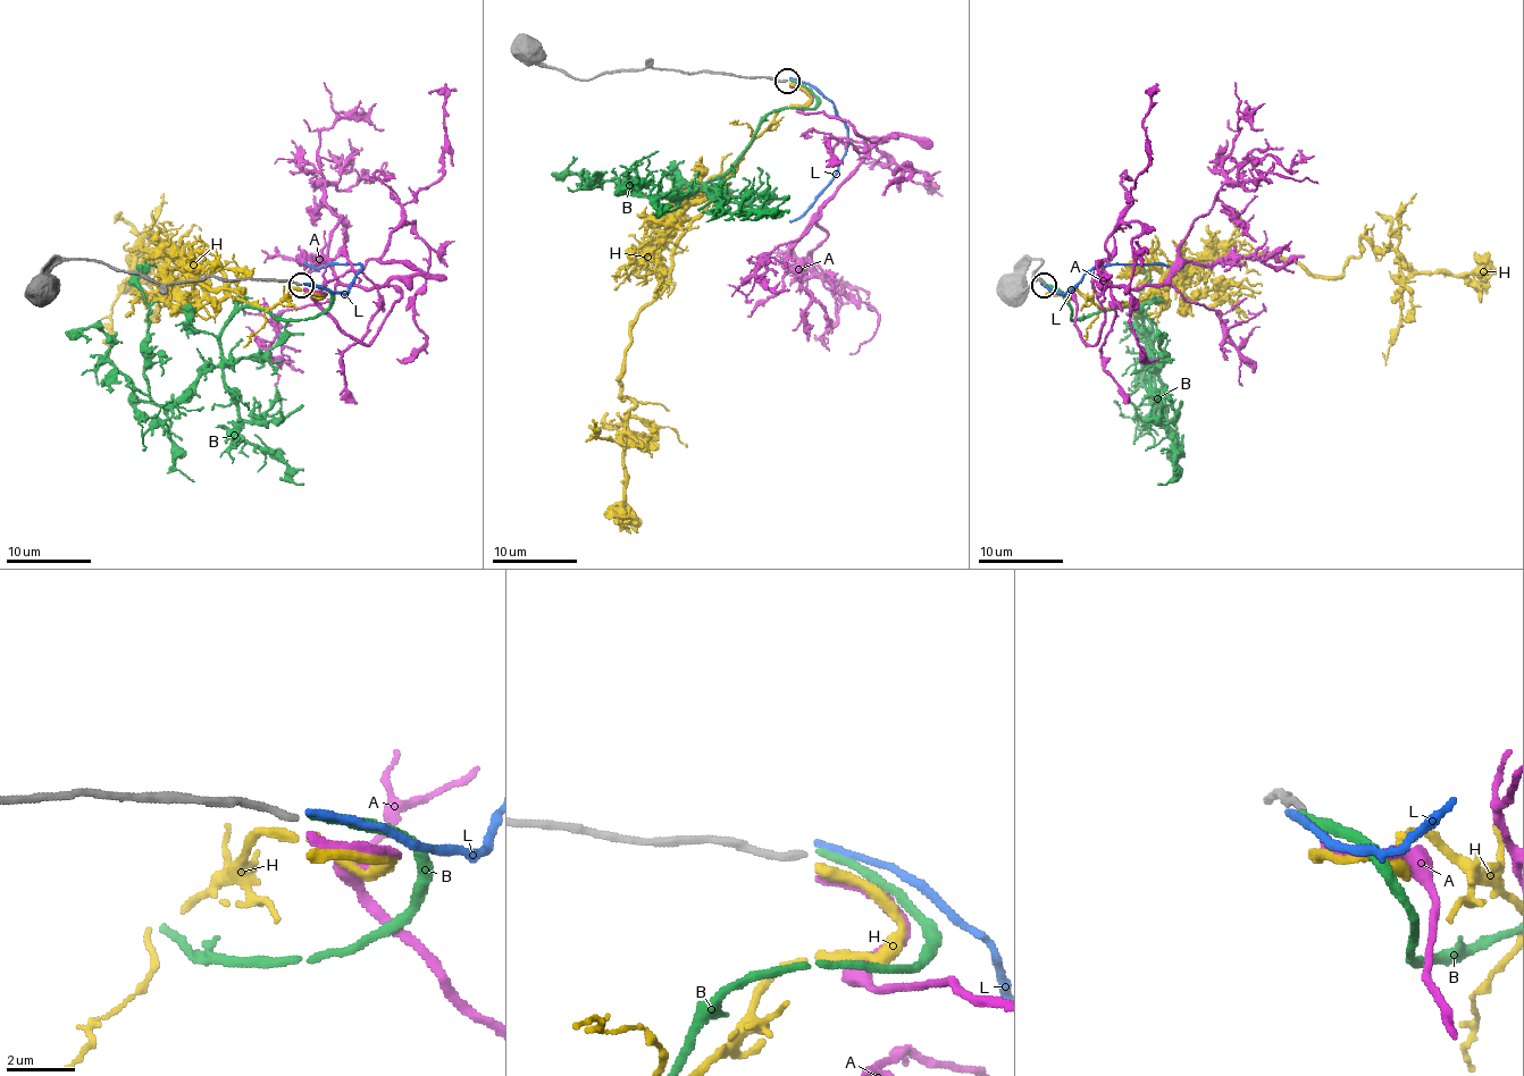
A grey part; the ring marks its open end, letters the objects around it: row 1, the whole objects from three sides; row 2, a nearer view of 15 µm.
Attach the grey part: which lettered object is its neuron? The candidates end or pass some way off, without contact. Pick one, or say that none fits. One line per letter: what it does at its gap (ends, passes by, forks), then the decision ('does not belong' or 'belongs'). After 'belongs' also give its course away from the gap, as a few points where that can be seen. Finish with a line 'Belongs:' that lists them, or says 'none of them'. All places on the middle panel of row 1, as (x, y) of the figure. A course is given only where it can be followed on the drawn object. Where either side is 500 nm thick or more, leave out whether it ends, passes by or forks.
A: it ends; does not belong
B: it ends; does not belong
H: it ends; does not belong
L: it ends; does not belong
Belongs: none of them

